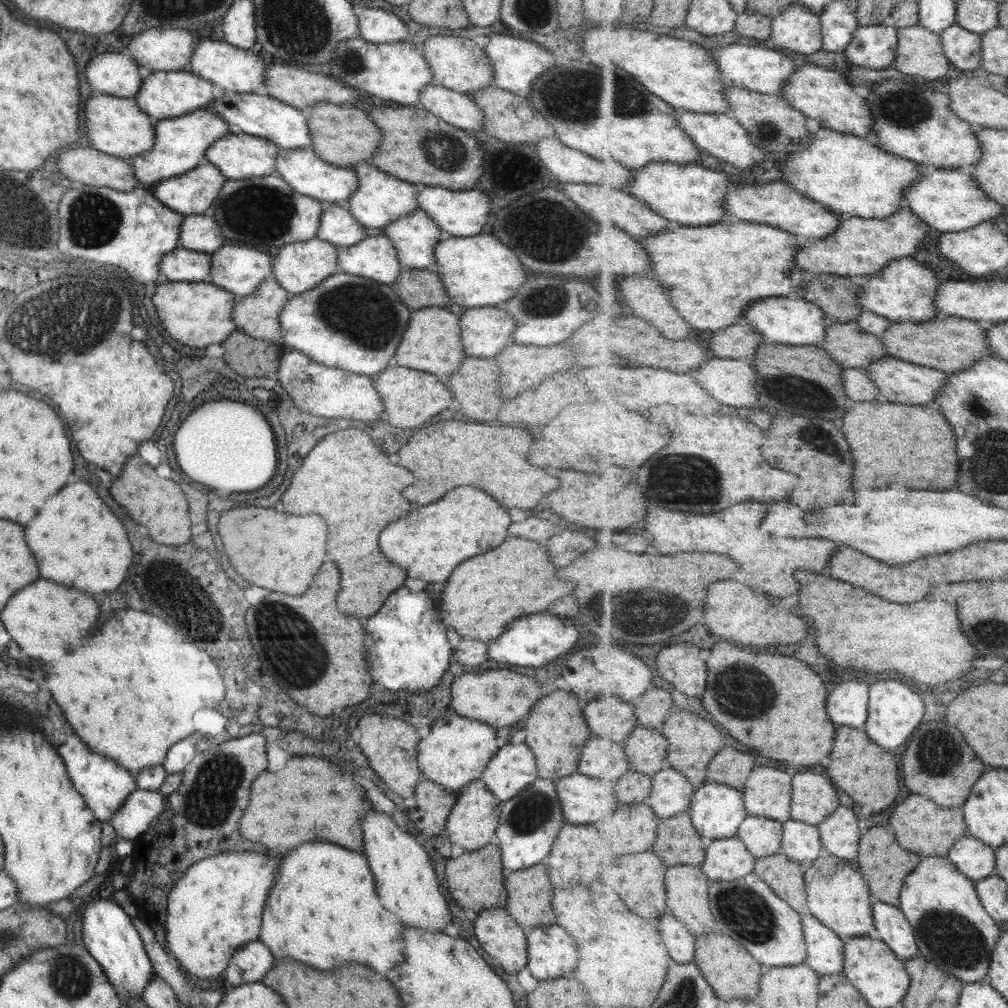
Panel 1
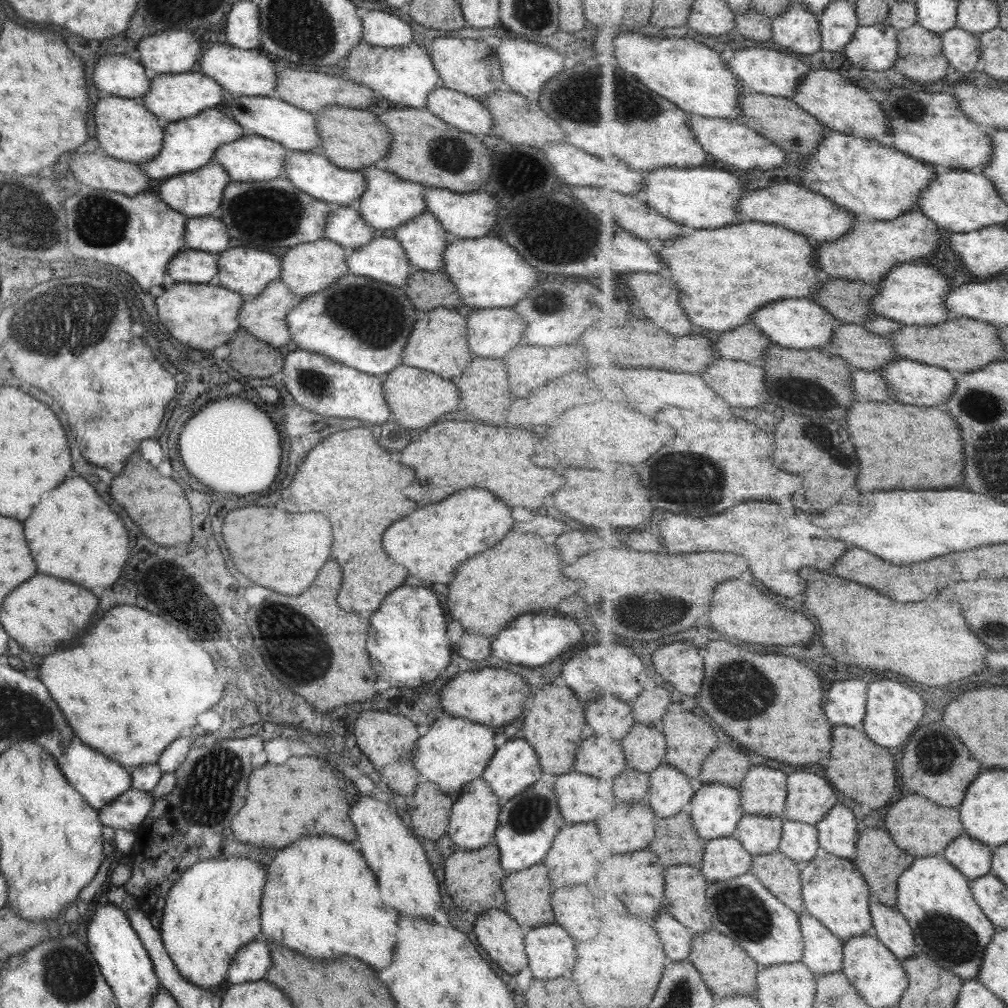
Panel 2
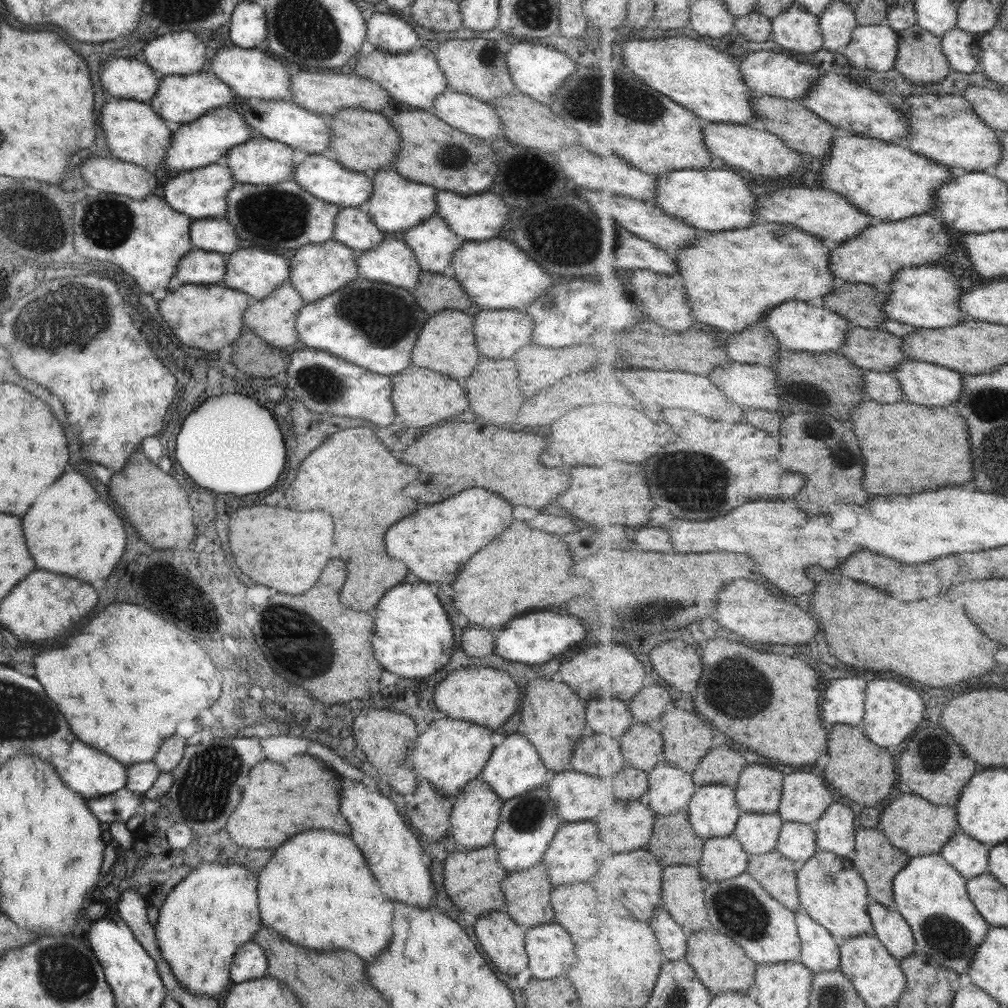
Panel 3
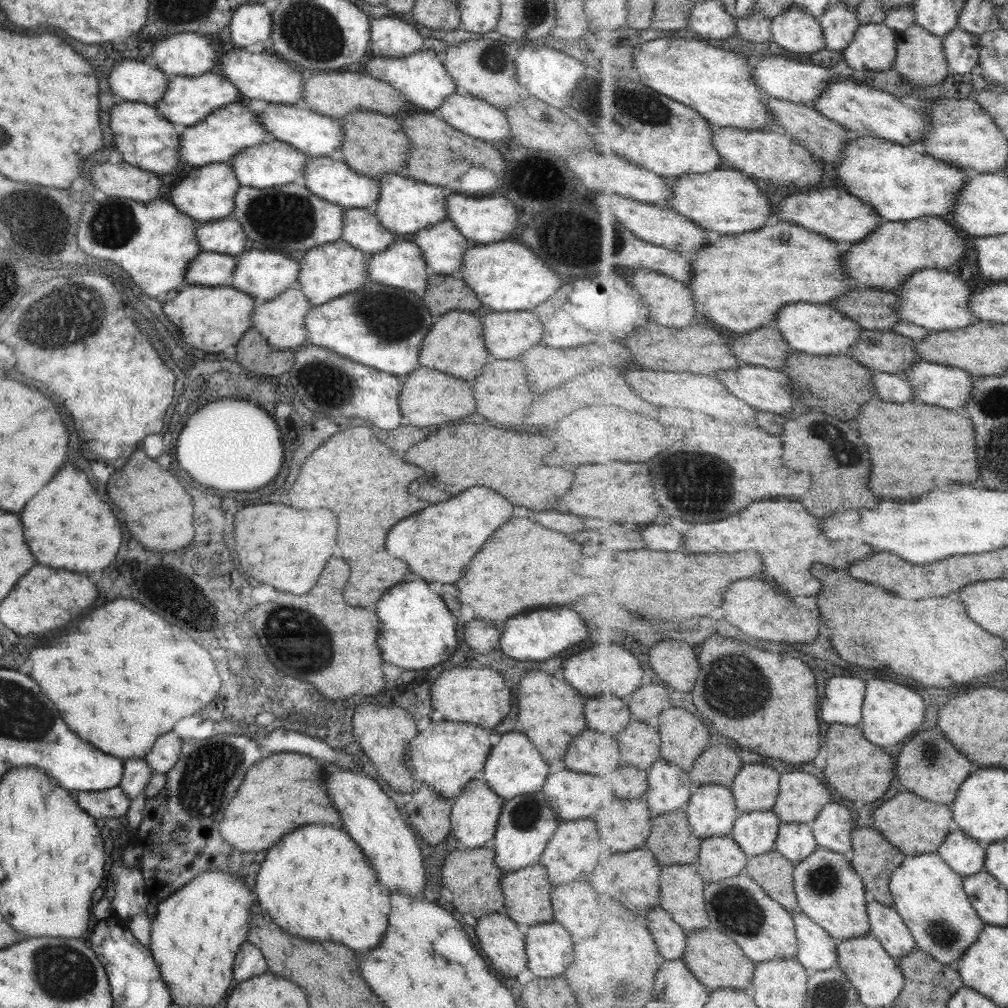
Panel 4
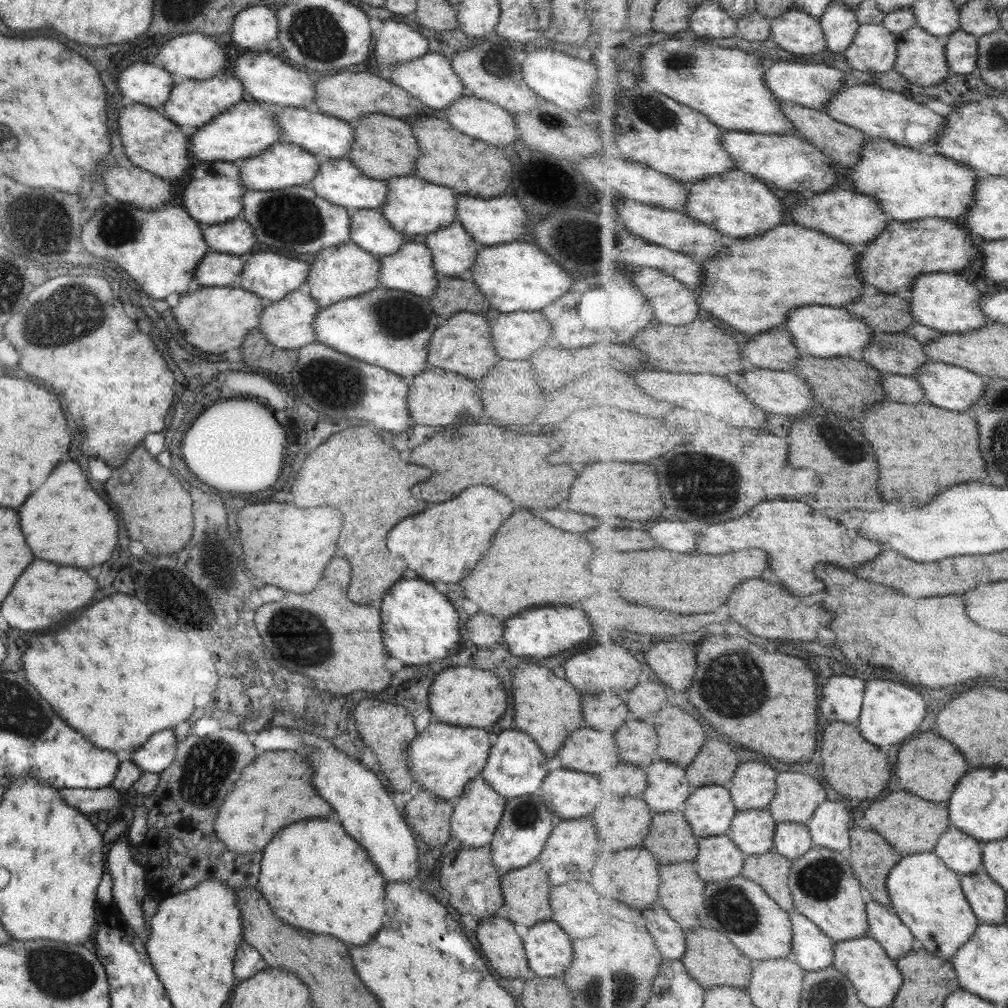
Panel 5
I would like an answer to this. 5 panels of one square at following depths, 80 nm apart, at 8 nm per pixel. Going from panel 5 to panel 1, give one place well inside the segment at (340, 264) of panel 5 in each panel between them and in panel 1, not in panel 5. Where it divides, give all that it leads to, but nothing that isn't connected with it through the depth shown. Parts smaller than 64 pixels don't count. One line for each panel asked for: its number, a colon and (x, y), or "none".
1: (298, 267)
2: (307, 268)
3: (316, 270)
4: (325, 272)

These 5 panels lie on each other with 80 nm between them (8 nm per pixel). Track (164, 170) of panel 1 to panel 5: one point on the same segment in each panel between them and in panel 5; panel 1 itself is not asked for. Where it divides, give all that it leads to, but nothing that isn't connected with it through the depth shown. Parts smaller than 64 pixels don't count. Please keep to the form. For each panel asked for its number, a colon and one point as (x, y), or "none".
2: (187, 144)
3: (204, 141)
4: (232, 128)
5: (243, 130)

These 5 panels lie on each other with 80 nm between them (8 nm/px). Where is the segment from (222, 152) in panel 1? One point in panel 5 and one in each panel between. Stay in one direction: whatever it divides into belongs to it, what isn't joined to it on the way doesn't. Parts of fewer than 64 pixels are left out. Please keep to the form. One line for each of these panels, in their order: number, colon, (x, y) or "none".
2: (250, 158)
3: (259, 160)
4: (273, 163)
5: (282, 165)

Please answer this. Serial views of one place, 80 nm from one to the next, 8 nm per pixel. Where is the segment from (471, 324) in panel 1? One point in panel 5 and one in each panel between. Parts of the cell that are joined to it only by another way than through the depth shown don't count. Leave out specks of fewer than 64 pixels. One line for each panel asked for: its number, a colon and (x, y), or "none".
2: (491, 332)
3: (498, 334)
4: (504, 333)
5: (516, 335)

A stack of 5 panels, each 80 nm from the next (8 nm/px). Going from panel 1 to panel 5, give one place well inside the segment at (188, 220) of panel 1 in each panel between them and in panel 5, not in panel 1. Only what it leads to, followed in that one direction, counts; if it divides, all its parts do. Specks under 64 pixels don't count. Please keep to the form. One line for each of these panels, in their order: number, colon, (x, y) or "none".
2: (206, 234)
3: (216, 235)
4: (224, 236)
5: (235, 237)

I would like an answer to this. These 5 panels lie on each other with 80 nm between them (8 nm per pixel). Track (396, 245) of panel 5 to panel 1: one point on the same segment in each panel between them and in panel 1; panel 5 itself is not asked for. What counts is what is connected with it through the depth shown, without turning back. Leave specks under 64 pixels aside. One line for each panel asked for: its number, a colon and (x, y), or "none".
1: (337, 226)
2: (344, 226)
3: (353, 227)
4: (361, 230)

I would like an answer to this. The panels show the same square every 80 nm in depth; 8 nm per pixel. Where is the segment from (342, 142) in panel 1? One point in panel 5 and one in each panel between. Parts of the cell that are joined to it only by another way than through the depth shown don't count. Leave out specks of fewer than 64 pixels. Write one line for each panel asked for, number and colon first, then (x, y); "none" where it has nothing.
2: (353, 139)
3: (363, 141)
4: (373, 144)
5: (382, 146)

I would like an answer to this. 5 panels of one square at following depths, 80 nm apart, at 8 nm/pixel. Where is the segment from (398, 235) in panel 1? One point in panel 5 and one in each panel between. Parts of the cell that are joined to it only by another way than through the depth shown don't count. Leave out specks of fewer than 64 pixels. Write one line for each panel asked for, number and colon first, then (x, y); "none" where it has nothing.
2: (423, 239)
3: (432, 242)
4: (442, 246)
5: (453, 251)

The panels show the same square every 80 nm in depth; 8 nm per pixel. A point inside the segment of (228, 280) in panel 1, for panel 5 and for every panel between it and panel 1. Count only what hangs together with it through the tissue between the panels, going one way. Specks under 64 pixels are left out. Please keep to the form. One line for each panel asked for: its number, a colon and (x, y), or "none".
2: (246, 271)
3: (252, 271)
4: (261, 274)
5: (271, 276)

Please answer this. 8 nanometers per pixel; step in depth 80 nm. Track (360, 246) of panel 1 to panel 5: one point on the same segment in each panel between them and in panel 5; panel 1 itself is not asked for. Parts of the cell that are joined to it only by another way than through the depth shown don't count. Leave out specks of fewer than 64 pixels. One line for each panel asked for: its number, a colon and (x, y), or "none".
2: (383, 259)
3: (392, 262)
4: (401, 265)
5: (409, 269)

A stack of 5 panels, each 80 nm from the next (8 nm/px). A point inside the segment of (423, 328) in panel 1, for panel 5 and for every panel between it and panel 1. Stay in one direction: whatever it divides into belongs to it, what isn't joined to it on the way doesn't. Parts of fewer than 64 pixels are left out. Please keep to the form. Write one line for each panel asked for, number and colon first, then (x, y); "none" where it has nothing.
2: (438, 343)
3: (446, 344)
4: (454, 345)
5: (462, 344)

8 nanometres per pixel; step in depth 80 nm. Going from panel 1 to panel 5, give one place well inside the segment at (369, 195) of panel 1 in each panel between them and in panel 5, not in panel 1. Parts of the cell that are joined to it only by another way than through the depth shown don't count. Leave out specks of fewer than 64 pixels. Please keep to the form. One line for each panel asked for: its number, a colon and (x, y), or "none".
2: (388, 202)
3: (395, 204)
4: (404, 206)
5: (413, 206)

